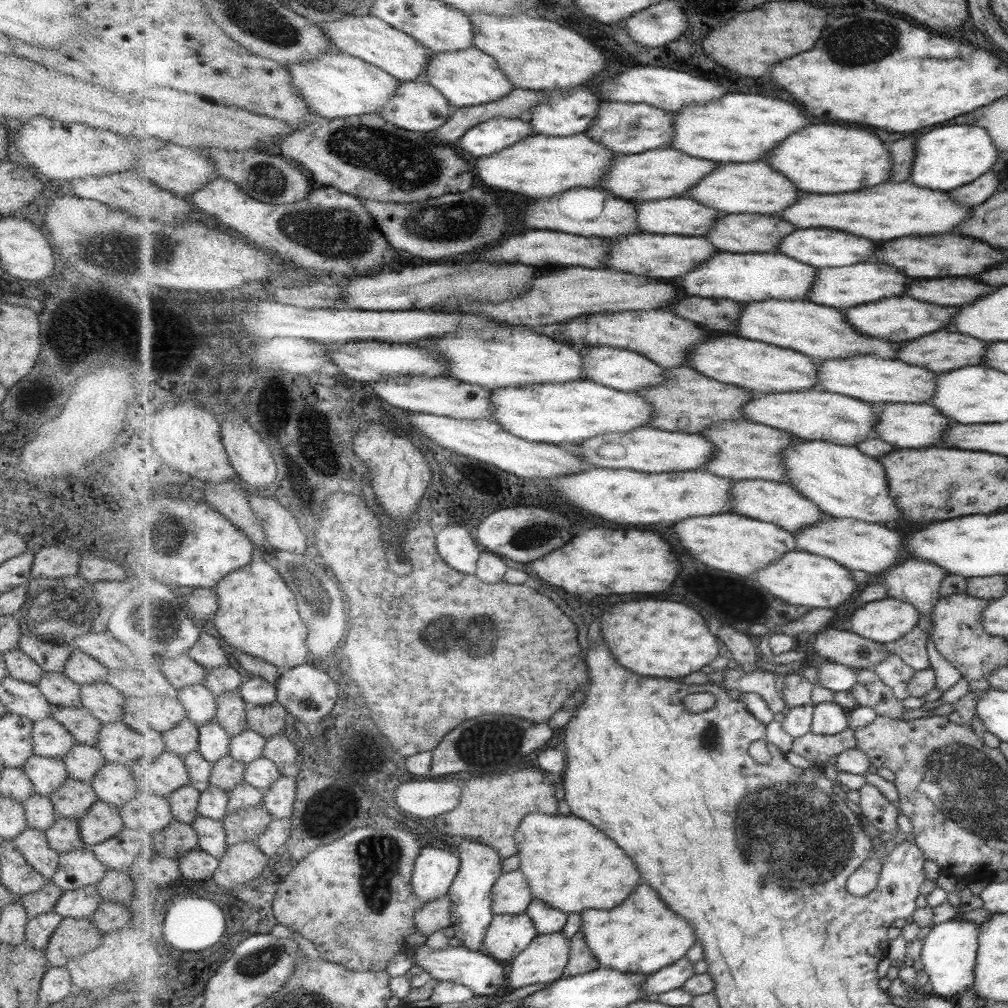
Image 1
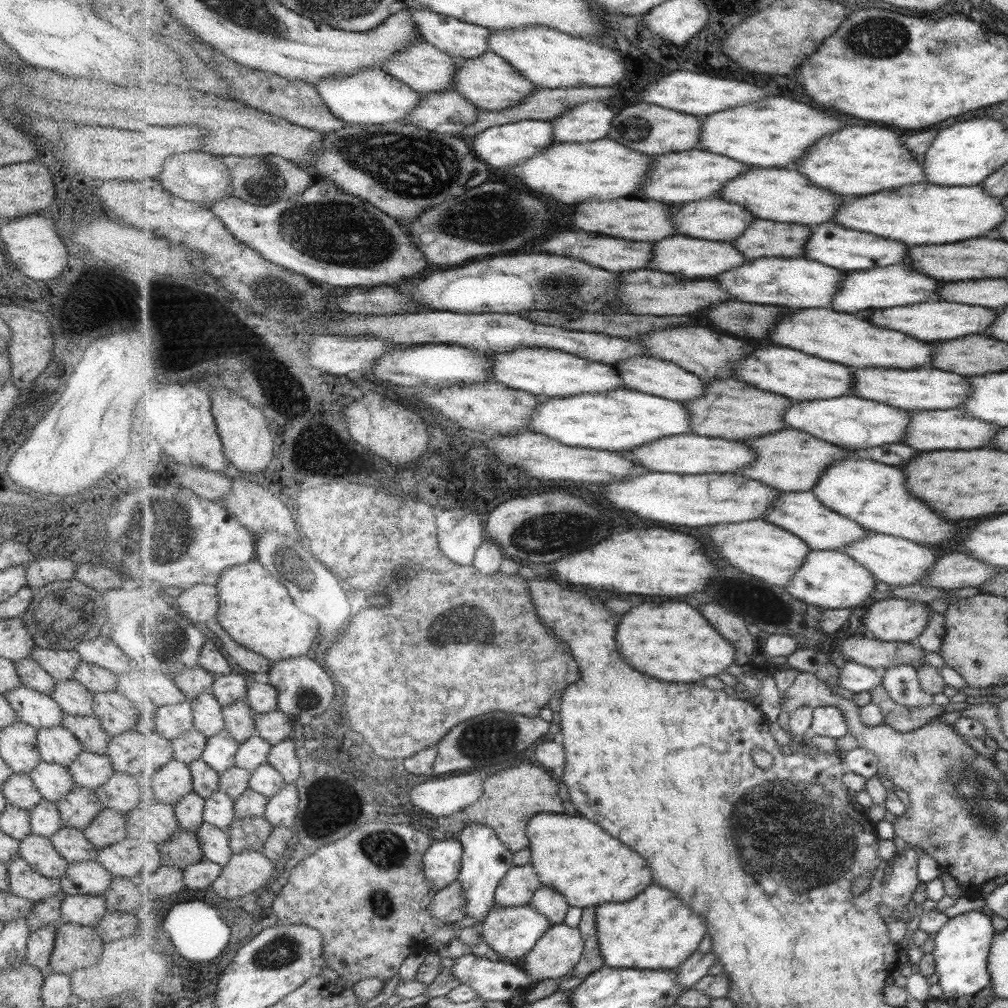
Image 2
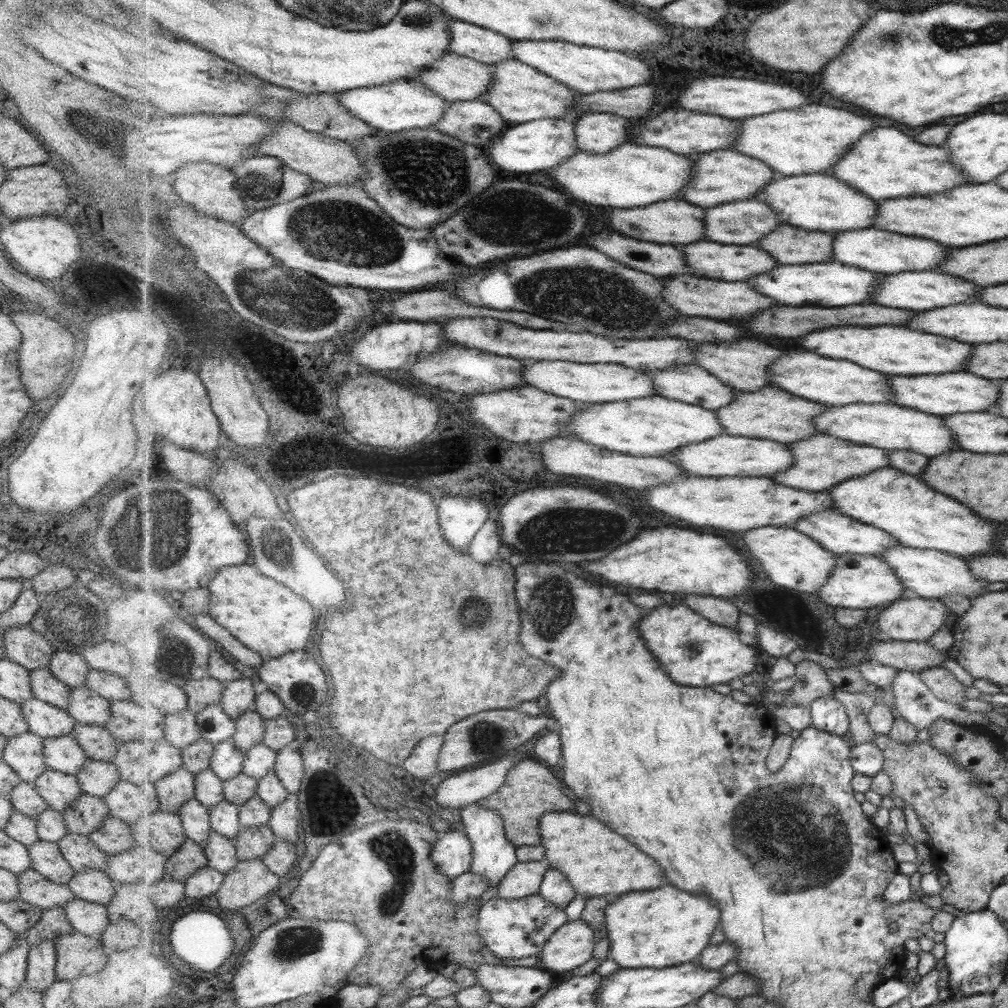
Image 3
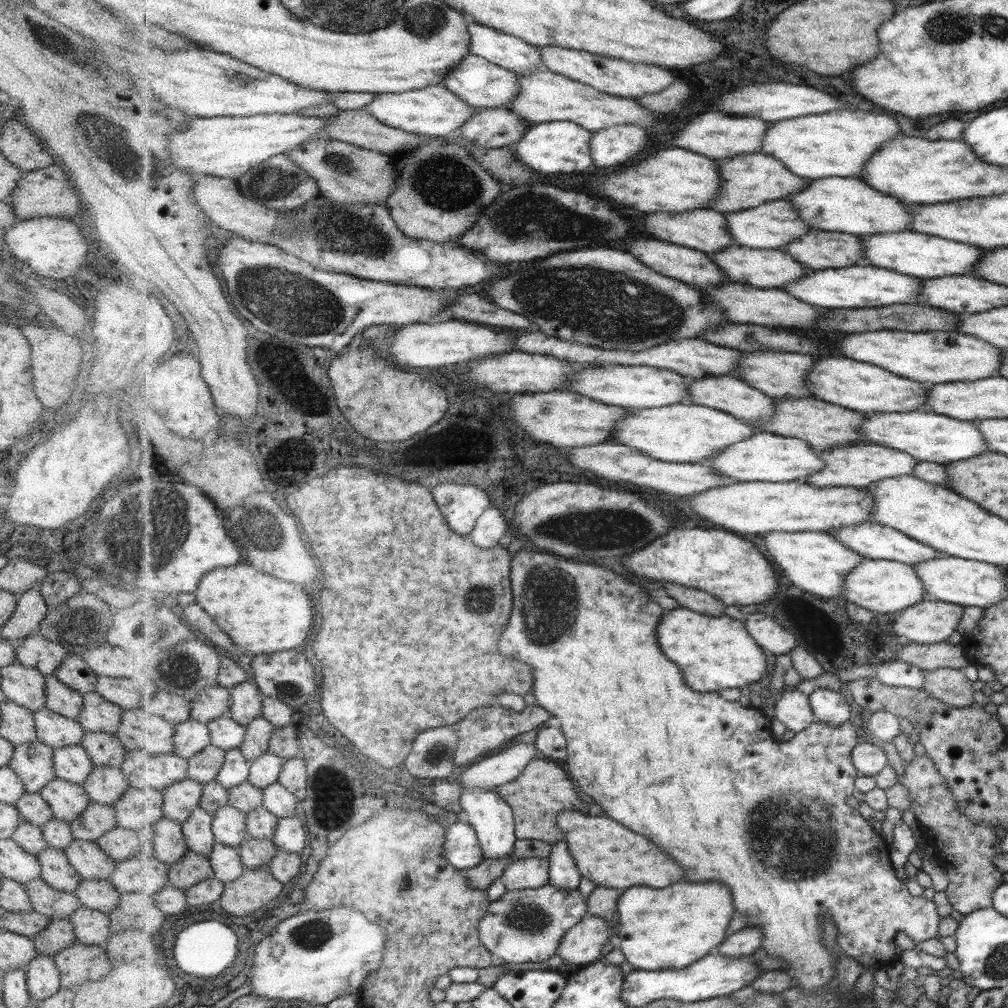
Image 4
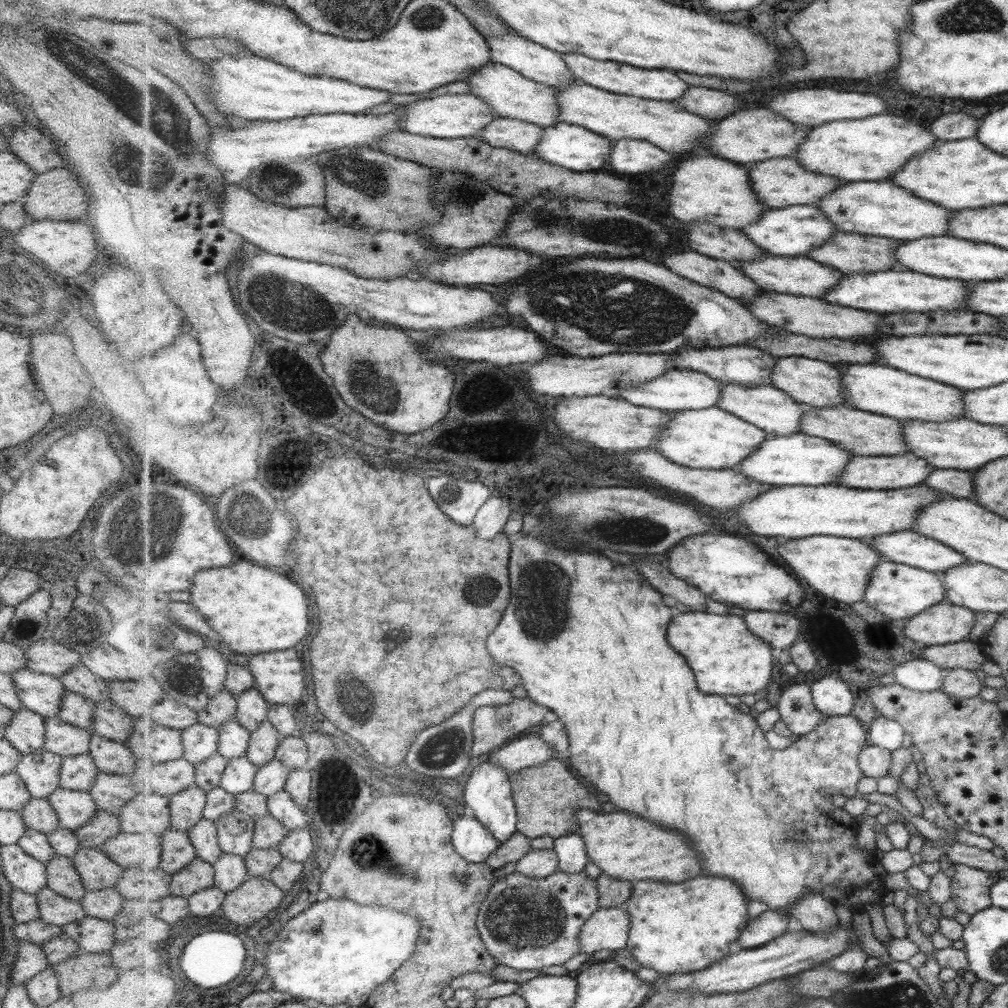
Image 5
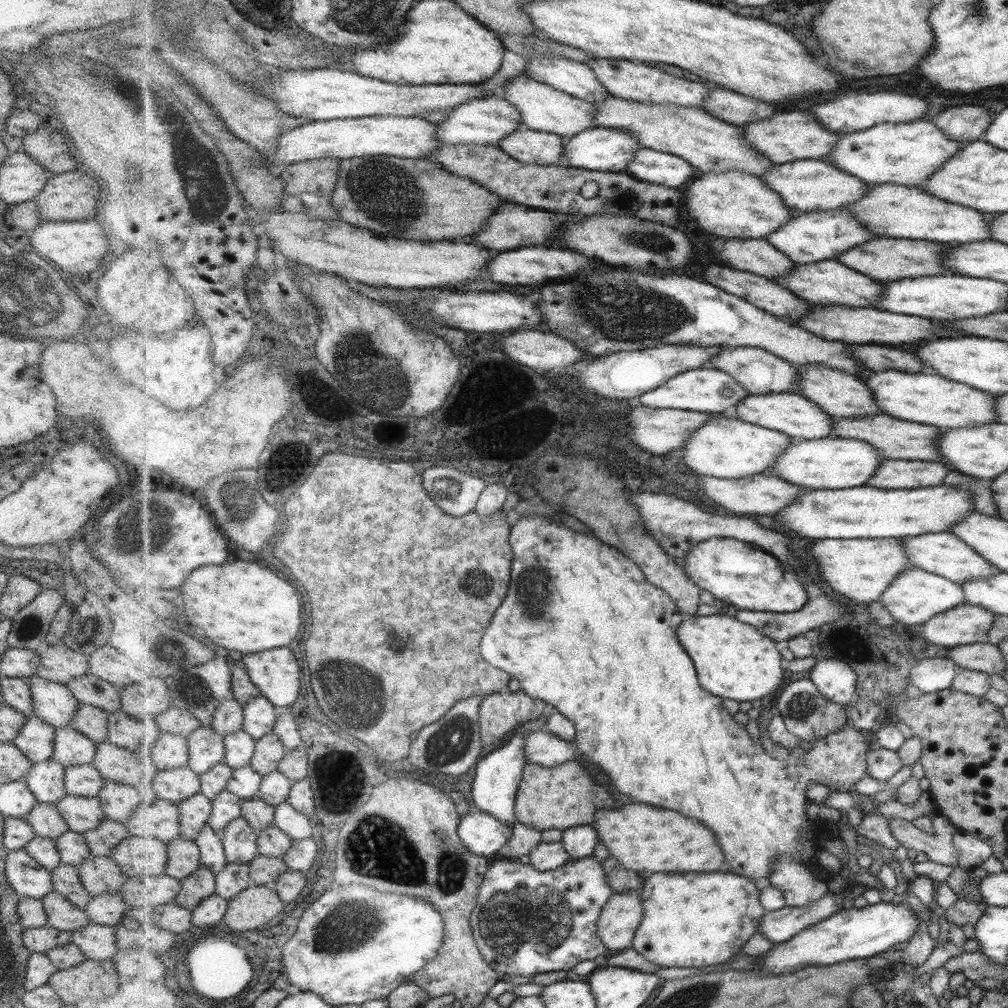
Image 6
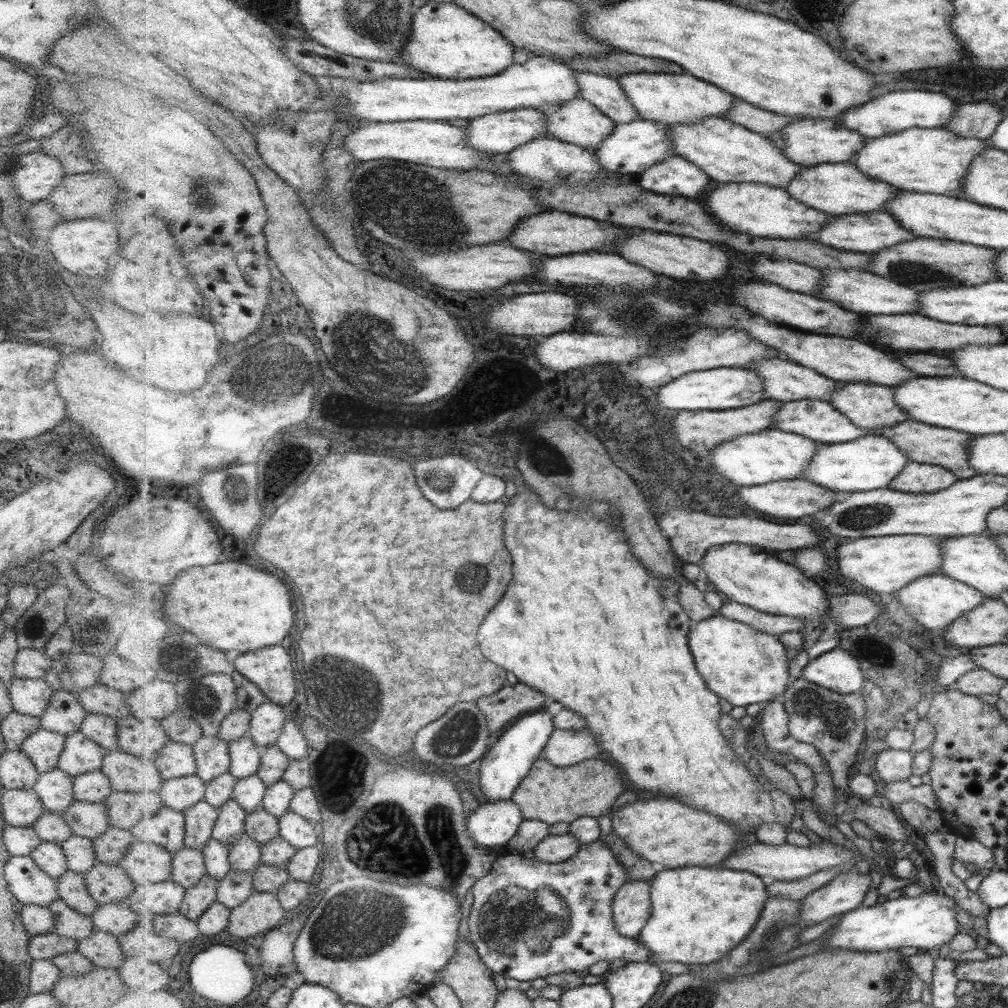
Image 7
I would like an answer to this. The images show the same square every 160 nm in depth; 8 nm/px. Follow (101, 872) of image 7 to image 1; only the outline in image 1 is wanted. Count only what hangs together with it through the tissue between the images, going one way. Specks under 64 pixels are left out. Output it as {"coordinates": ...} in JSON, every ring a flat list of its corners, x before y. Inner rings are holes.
{"coordinates":[[56,815,53,825,44,831,49,848,58,854,71,852,72,850,84,850,84,842,81,840,77,821]]}

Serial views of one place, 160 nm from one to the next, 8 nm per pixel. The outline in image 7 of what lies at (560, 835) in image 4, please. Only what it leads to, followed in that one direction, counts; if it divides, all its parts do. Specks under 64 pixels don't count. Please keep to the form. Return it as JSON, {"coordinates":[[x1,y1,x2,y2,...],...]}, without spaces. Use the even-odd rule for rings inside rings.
{"coordinates":[[541,756,511,799,521,807,525,819,542,820,550,825,563,821,571,824,585,816,605,816,615,808,615,800,625,792,623,774,613,764,591,759,575,766,560,767]]}

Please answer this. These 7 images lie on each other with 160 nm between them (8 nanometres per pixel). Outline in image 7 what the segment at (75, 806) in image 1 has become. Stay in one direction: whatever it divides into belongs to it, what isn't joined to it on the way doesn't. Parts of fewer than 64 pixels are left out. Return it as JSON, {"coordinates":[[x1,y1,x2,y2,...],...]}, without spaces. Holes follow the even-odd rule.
{"coordinates":[[109,826,105,833,92,838,96,860,103,864,117,864,136,840,130,830,121,830]]}

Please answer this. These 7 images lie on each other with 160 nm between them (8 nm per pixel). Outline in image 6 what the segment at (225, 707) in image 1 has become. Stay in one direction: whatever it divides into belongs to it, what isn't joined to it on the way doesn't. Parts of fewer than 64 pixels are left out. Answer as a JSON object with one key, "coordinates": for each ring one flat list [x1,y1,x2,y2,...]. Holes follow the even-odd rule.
{"coordinates":[[273,732,257,740,256,751,250,766,255,772,267,776,278,770,278,766,290,751]]}

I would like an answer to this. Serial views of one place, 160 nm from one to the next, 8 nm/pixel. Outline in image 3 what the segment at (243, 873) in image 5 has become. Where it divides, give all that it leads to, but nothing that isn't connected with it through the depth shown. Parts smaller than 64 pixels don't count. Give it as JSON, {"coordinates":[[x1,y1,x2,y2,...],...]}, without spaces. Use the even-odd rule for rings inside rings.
{"coordinates":[[215,831,211,834,210,841,204,845,209,866,227,875,240,863,235,841]]}

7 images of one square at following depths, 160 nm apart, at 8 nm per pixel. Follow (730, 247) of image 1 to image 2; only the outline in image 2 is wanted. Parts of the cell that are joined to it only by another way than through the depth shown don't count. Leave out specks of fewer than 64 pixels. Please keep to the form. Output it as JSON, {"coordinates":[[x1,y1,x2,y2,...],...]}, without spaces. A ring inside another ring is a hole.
{"coordinates":[[756,221,733,243,751,260,759,258,799,258,806,254,815,228,805,224]]}

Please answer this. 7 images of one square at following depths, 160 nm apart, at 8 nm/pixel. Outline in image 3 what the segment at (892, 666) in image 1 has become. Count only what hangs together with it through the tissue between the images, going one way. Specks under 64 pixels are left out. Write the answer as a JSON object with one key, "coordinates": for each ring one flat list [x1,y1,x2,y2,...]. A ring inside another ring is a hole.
{"coordinates":[[909,670,900,671,892,684,891,688,894,690,896,696,896,708,900,717,904,717,907,722,910,722,917,728,917,730,931,729,933,722,940,718,947,719,949,722,961,724,962,726,978,726,987,725,989,720,985,715,979,712,965,712,958,705,954,705,940,698,925,684,921,679,921,674,911,672]]}

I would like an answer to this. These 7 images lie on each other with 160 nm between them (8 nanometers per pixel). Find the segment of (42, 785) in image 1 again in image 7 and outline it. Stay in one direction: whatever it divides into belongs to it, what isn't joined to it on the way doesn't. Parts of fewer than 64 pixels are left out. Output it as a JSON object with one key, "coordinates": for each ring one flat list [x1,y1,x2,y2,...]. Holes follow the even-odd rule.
{"coordinates":[[73,800,62,817,73,835,90,839,105,833,110,826,106,806,101,802]]}

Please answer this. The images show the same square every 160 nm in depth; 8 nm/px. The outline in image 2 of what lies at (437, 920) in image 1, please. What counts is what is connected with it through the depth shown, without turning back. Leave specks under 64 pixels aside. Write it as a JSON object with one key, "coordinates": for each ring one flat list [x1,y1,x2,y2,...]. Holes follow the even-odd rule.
{"coordinates":[[457,880,438,891,432,904,432,911,437,918,446,923,457,923,465,918,467,903,464,884]]}

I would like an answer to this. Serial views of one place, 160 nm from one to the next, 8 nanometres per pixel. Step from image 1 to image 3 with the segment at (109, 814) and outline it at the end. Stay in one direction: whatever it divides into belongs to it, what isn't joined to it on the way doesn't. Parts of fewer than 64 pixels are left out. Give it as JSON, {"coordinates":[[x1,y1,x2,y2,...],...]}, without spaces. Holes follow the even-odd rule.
{"coordinates":[[108,816,97,831,87,834,89,840,106,855,119,854,135,846,129,824]]}

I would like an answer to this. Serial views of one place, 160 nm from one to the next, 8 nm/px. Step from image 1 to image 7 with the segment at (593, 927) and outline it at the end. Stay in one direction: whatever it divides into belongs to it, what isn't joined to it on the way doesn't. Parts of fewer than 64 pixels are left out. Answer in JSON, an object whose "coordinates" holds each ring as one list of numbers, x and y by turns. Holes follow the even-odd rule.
{"coordinates":[[657,868,651,885,653,914,639,939,660,959,689,965,710,965,725,958,748,937,770,897,768,880,749,871]]}

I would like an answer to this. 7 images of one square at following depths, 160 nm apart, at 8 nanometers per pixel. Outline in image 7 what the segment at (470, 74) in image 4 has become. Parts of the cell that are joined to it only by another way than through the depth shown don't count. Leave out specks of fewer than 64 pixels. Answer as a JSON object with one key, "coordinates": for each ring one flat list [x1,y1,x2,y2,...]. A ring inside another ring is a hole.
{"coordinates":[[581,97,564,104,550,104,539,110,549,121,548,129,555,139,590,150,600,148,603,141,610,138,617,128,616,122,609,115,603,114,592,102]]}

